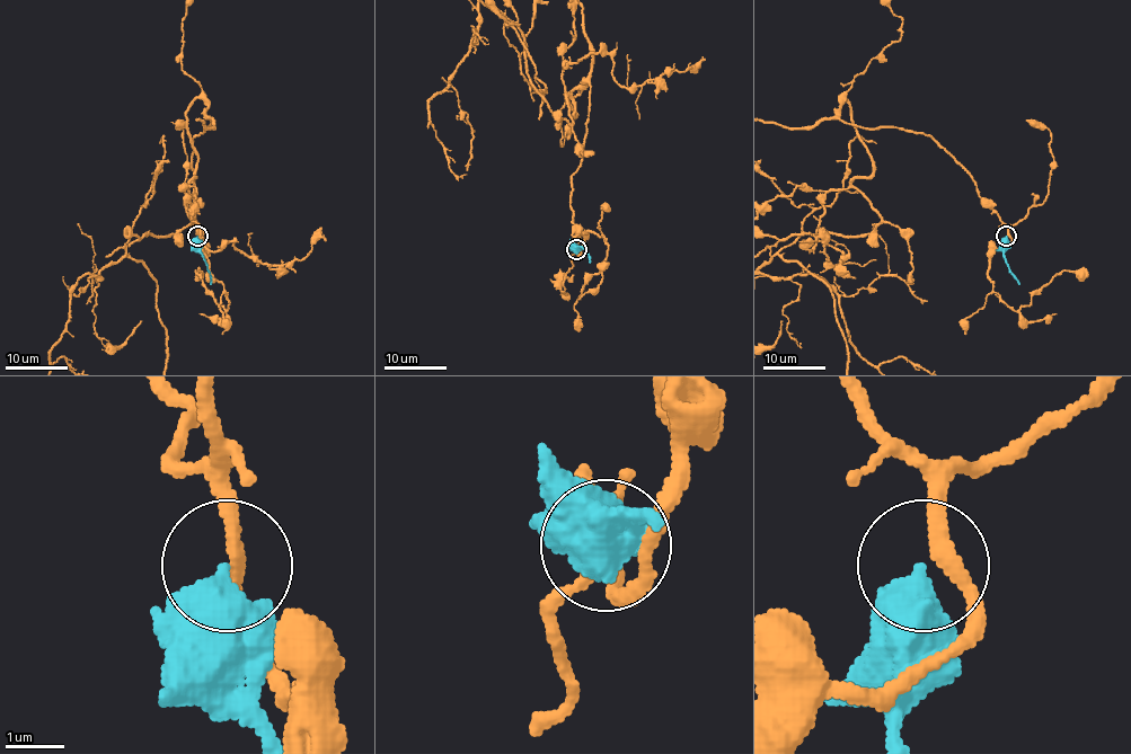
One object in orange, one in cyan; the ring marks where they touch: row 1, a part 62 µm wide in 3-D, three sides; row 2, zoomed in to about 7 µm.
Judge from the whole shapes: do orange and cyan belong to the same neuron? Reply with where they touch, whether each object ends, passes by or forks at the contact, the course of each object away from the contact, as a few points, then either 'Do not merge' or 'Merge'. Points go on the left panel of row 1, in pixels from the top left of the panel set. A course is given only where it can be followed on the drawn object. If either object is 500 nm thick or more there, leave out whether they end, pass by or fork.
Place: (197, 236). Course of orange: (197, 236), (201, 98), (185, 114), (192, 221), (124, 248), (165, 329). Course of cyan: (197, 236), (210, 284). Do not merge

